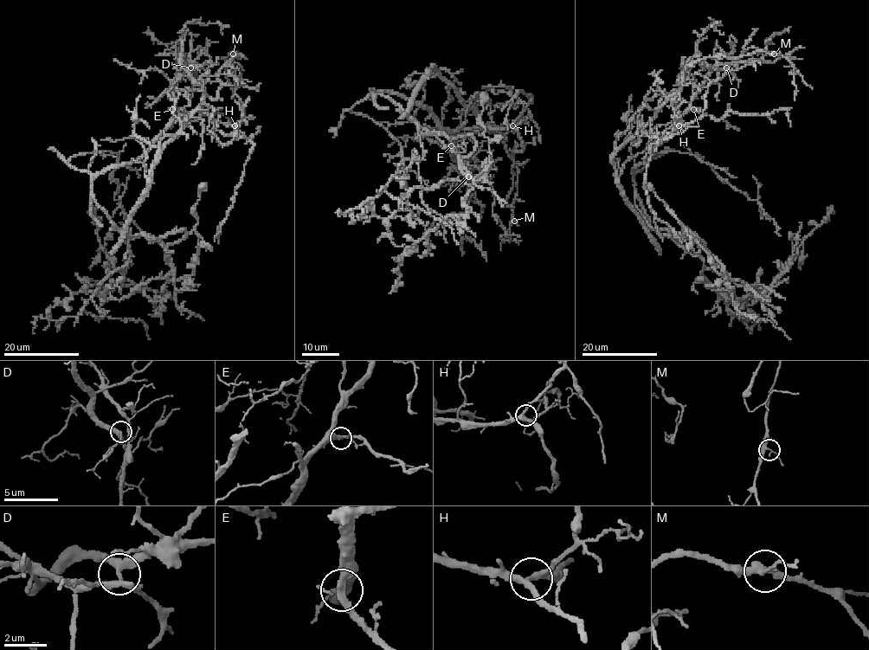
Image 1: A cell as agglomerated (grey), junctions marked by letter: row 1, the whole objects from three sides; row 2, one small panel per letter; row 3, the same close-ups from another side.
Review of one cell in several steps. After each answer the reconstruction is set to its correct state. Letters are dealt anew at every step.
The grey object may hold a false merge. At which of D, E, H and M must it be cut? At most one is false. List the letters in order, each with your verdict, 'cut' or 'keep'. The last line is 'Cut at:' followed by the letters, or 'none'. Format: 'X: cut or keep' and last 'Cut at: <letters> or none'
D: cut
E: keep
H: keep
M: keep
Cut at: D

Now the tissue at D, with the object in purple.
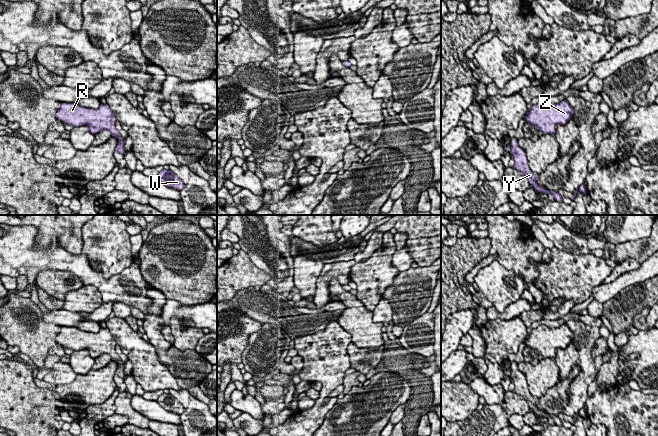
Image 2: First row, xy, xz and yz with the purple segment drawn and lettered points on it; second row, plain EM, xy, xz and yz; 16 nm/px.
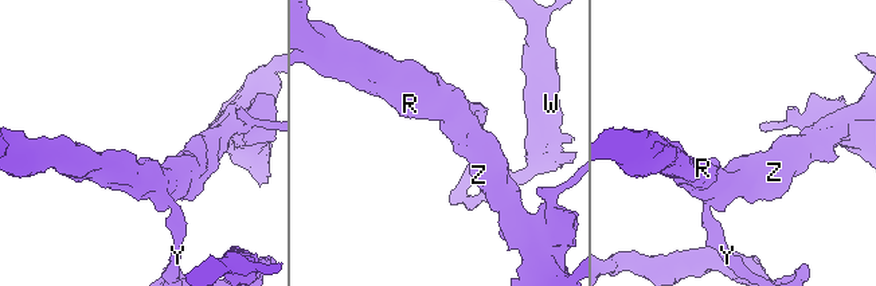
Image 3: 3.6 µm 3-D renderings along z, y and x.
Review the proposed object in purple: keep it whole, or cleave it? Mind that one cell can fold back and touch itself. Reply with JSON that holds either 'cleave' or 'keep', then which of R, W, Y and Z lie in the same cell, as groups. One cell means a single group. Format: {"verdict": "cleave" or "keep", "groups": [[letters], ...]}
{"verdict": "cleave", "groups": [["R", "Z"], ["W", "Y"]]}

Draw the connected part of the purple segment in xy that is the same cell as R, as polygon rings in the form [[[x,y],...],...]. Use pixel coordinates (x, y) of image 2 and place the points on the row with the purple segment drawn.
[[[62,103],[56,112],[56,119],[74,127],[87,125],[92,134],[97,134],[103,130],[108,130],[110,136],[119,138],[119,143],[125,143],[115,127],[117,121],[108,104],[100,104],[97,109],[82,107],[77,103]]]

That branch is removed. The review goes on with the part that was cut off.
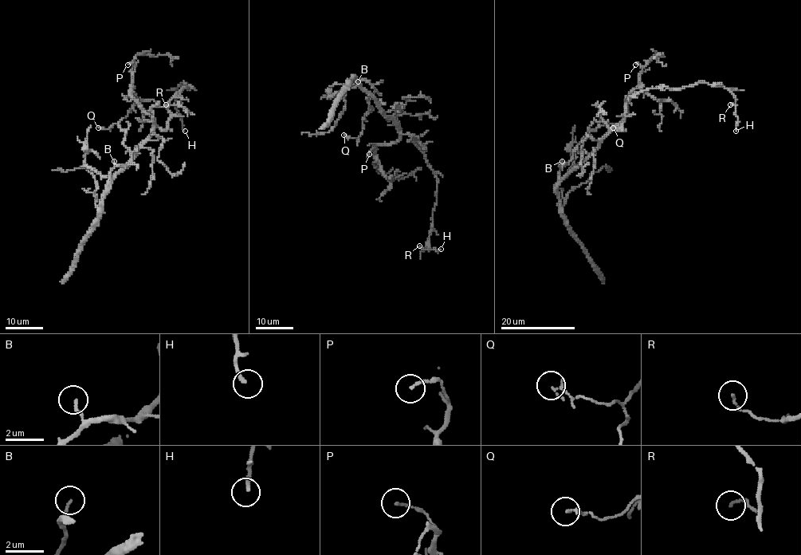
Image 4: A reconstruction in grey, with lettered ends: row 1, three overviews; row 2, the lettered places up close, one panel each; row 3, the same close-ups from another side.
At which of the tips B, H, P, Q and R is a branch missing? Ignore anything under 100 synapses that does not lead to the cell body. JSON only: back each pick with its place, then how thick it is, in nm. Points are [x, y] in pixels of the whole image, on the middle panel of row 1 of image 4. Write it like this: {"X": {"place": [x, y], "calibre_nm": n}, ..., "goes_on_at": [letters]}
{"goes_on_at": []}

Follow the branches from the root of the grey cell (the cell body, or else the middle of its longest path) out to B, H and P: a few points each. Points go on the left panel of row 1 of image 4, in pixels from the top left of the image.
B: (152, 132), (136, 155), (111, 179), (110, 171), (115, 165), (114, 161)
H: (152, 132), (166, 127), (167, 103), (190, 88), (182, 82), (175, 108), (185, 131)
P: (152, 132), (153, 119), (131, 95), (135, 65), (133, 63), (127, 64)

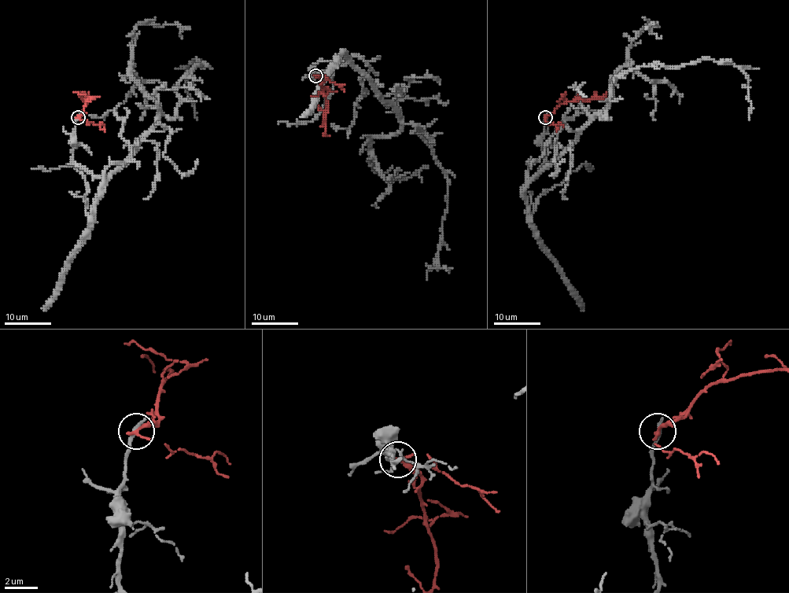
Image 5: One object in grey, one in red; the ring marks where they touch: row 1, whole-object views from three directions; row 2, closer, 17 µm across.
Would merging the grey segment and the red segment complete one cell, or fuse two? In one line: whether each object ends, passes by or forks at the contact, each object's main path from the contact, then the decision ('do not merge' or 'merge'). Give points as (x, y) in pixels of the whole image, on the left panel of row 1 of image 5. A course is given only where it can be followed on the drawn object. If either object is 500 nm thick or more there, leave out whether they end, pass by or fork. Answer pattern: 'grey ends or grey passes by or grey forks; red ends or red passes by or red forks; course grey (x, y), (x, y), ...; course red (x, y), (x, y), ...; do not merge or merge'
grey ends; red ends; course grey (77, 117), (73, 161), (110, 176), (175, 116), (196, 59), (197, 119); course red (78, 117), (82, 113), (86, 99), (83, 98), (88, 93); do not merge

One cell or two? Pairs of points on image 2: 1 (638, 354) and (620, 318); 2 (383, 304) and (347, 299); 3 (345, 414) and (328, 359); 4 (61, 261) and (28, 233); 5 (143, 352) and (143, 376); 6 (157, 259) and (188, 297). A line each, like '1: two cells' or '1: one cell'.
1: two cells
2: two cells
3: two cells
4: one cell
5: one cell
6: one cell

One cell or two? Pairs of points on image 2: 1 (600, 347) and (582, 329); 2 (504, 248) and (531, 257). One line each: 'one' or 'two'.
1: two
2: one

